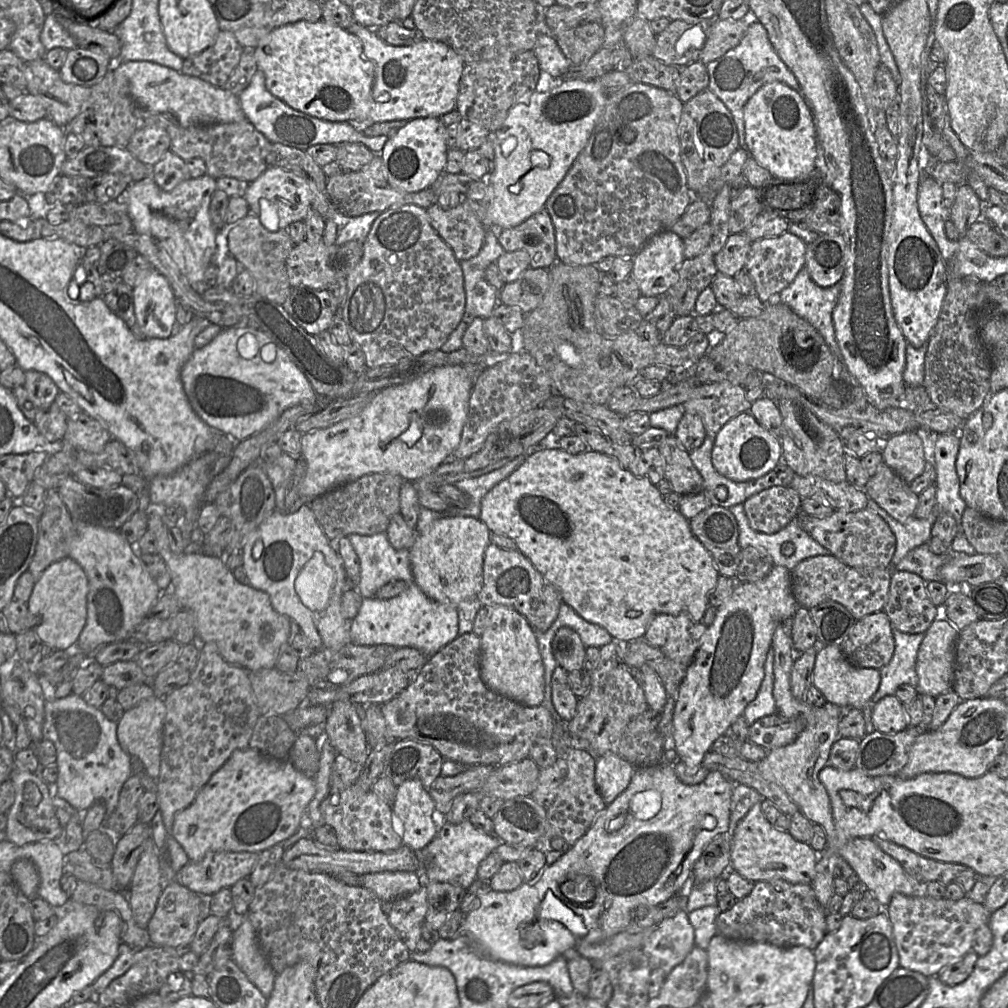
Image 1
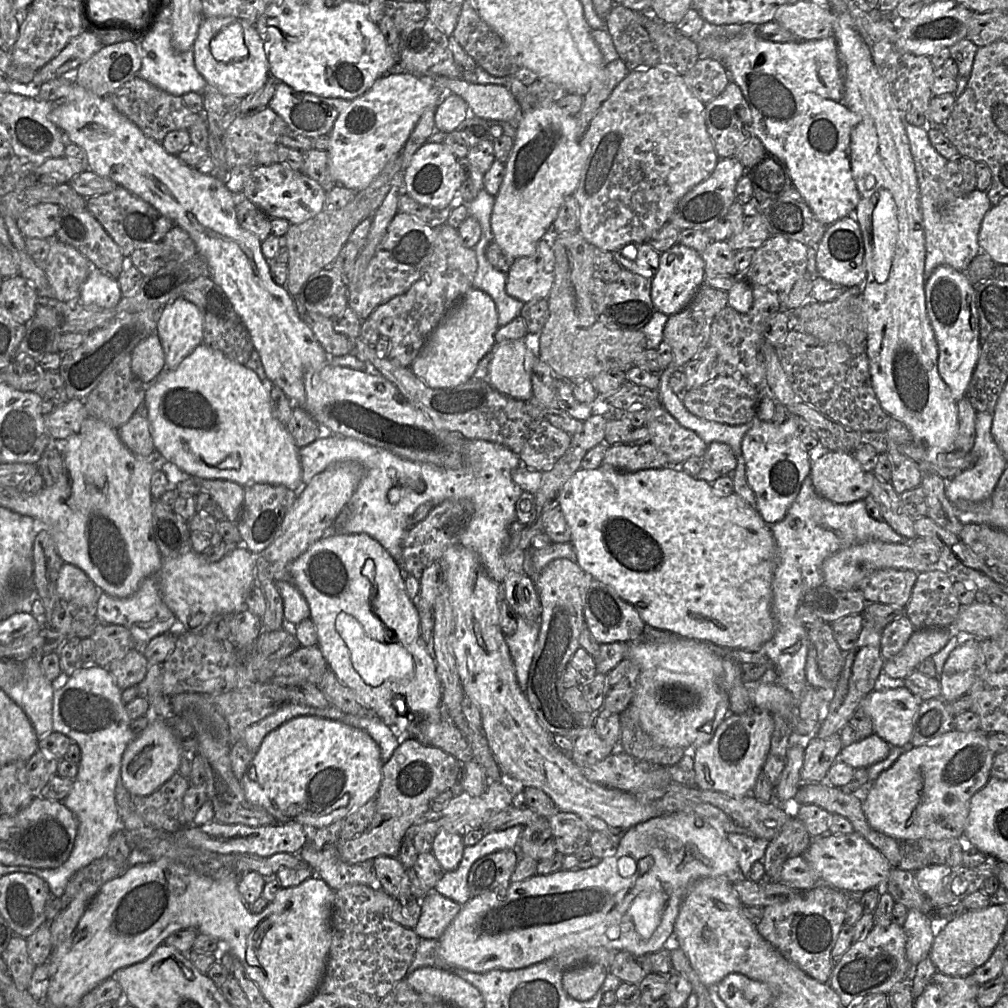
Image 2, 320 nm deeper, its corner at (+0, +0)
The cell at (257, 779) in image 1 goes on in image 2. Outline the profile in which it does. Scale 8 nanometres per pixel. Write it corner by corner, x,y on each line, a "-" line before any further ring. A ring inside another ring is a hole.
299,716
282,724
275,730
268,733
263,739
258,750
253,754
241,780
241,786
245,797
251,803
263,807
276,820
277,824
286,824
289,822
299,823
304,826
307,832
314,832
316,829
326,827
331,823
344,820
348,814
375,798
381,783
381,769
383,761
380,755
380,749
375,741
363,730
349,726
339,721
325,719
317,716

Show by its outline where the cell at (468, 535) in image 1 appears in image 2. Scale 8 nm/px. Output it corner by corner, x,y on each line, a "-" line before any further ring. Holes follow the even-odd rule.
551,543
543,548
529,547
525,552
523,573
534,579
534,581
535,573
540,573
555,559
566,558
575,561
575,551
571,544

